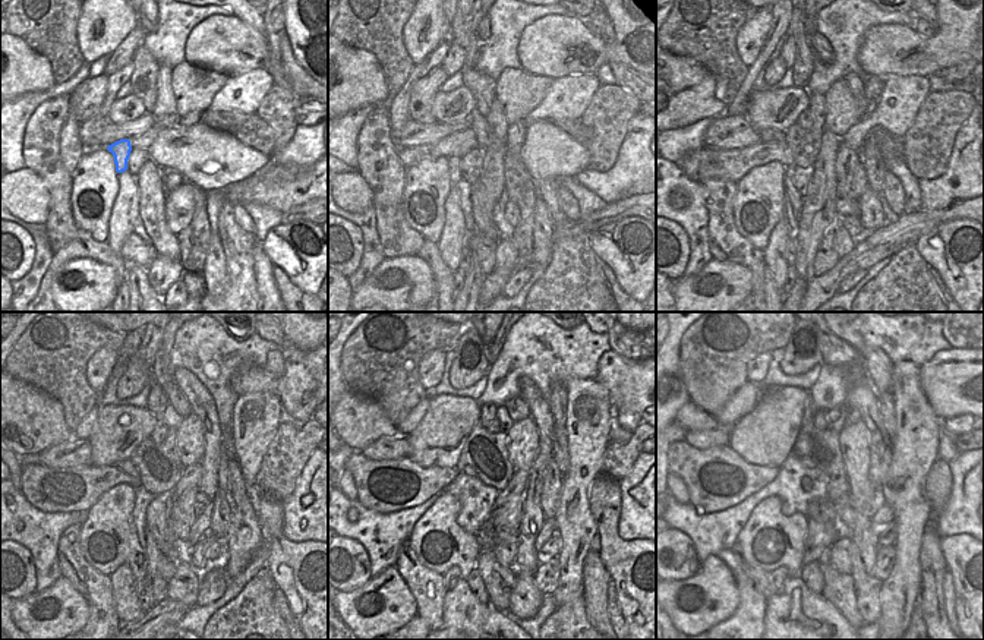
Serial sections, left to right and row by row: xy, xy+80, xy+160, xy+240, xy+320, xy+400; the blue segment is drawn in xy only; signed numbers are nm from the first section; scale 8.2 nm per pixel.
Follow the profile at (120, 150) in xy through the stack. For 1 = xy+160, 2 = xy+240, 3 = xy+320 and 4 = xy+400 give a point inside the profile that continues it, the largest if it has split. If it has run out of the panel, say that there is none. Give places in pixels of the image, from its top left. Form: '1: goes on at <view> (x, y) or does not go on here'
1: goes on at xy+160 (792, 195)
2: goes on at xy+240 (158, 564)
3: goes on at xy+320 (500, 580)
4: goes on at xy+400 (838, 589)

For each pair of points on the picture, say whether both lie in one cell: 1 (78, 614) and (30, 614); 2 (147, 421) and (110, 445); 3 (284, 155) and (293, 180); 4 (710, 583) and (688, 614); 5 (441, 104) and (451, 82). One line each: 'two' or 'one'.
1: one
2: one
3: two
4: one
5: two

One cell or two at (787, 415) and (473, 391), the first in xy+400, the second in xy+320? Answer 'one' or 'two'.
two

